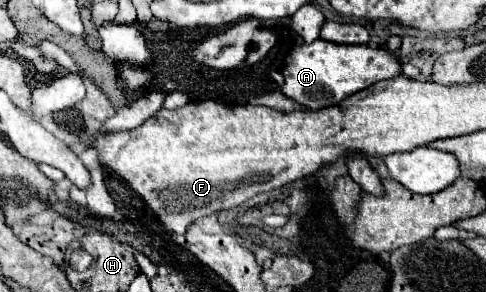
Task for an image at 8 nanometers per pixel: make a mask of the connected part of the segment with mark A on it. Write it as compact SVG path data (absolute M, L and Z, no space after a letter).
M314 40L312 44L300 44L292 48L292 52L284 60L282 74L284 74L284 84L280 90L284 96L296 100L298 104L310 110L320 110L326 106L334 106L380 80L398 76L400 62L386 48Z

